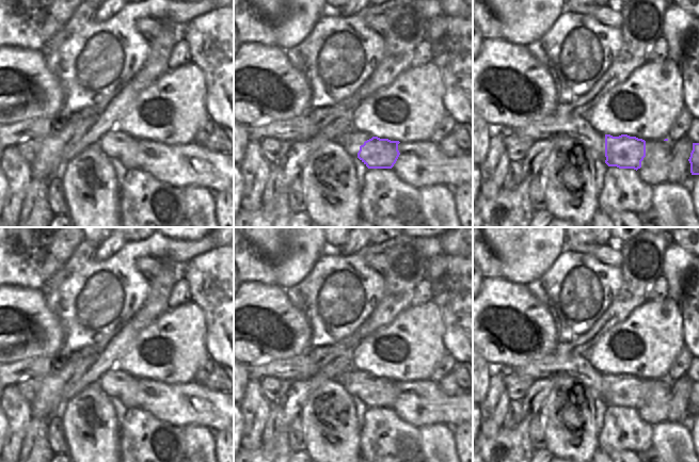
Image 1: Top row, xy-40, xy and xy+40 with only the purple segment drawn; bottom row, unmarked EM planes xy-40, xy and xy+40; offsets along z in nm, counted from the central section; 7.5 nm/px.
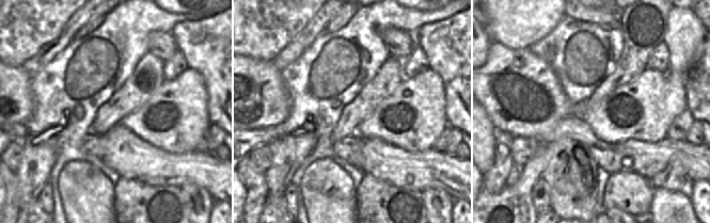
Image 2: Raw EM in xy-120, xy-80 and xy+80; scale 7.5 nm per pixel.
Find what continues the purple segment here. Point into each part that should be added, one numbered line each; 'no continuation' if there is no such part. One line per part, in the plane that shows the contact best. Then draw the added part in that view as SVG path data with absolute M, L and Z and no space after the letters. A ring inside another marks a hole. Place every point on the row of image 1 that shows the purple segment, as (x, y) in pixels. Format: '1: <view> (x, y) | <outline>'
1: xy (351, 141) | M354 129L340 137L338 142L350 156L352 156L353 158L358 158L360 146L363 145L365 141L371 138L371 134Z

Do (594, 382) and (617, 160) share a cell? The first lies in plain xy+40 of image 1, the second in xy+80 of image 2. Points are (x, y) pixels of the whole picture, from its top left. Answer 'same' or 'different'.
same

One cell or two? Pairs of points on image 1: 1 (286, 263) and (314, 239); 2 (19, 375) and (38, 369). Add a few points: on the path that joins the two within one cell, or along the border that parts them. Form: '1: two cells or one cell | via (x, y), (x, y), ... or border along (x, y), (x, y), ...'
1: one cell | via (292, 260), (307, 245)
2: one cell | via (24, 372), (27, 369), (34, 369)

